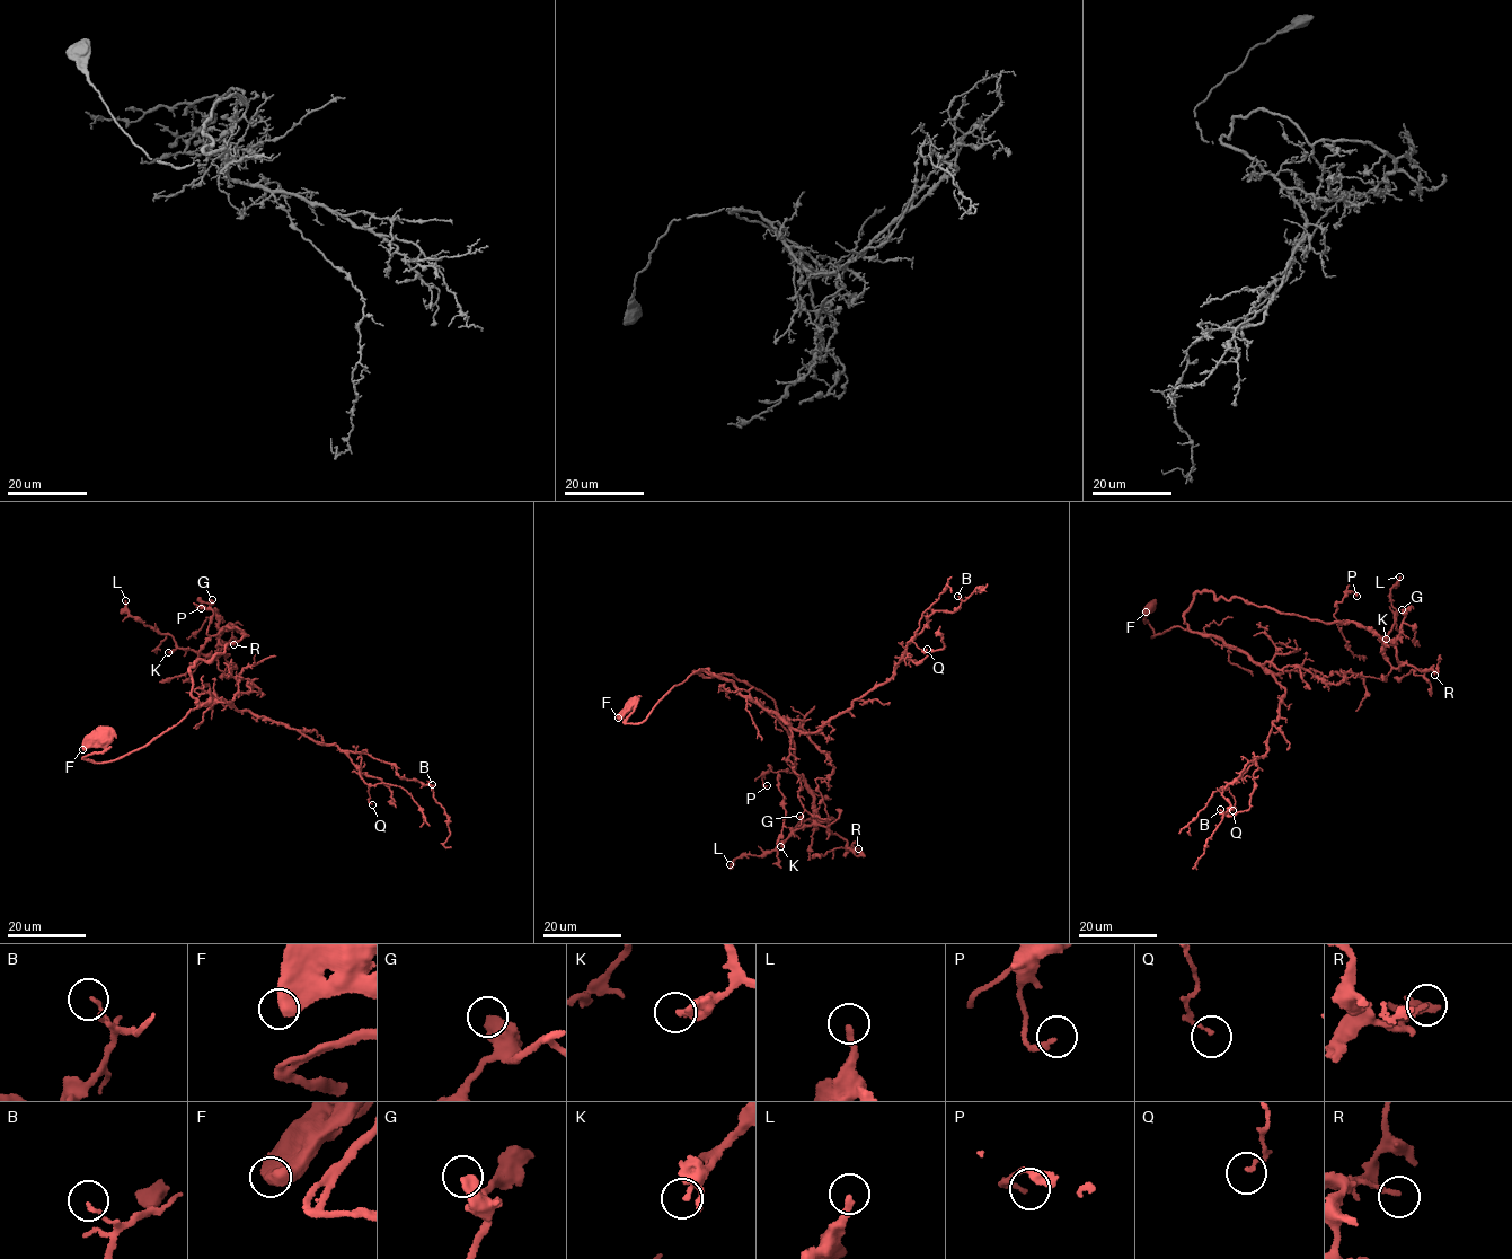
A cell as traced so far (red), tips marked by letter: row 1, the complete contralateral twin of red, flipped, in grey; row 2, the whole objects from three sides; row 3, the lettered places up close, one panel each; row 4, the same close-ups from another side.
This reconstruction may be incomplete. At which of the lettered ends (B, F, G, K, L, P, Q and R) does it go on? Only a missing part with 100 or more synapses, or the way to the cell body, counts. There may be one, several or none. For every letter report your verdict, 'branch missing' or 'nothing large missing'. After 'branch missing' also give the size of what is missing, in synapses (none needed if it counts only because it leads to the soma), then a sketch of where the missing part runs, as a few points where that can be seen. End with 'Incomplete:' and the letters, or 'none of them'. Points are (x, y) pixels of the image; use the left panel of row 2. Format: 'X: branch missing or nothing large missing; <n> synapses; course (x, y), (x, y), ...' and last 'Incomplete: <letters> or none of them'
B: nothing large missing
F: nothing large missing
G: nothing large missing
K: nothing large missing
L: nothing large missing
P: nothing large missing
Q: nothing large missing
R: nothing large missing
Incomplete: none of them

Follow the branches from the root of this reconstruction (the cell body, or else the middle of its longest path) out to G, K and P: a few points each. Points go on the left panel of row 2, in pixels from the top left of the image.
G: (104, 736), (104, 750), (85, 758), (146, 747), (196, 706), (189, 669), (248, 635), (219, 630), (212, 599)
K: (104, 736), (85, 758), (146, 747), (196, 706), (191, 668), (248, 635), (228, 624), (215, 659), (168, 652)
P: (104, 736), (85, 758), (146, 747), (196, 706), (189, 669), (248, 635), (210, 635), (201, 608)

